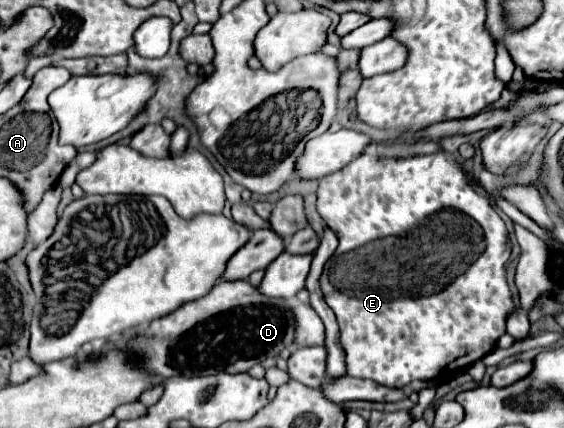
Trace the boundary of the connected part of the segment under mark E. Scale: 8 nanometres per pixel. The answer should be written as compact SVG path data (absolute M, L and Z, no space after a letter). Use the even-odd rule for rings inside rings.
M437 150L429 156L413 156L413 158L401 158L401 160L381 160L375 154L361 154L351 164L341 168L339 172L327 174L319 180L317 188L317 210L325 224L337 234L339 248L333 254L333 258L327 262L327 276L323 272L321 276L321 290L327 306L335 312L339 330L341 330L341 344L347 352L347 374L353 378L365 378L375 380L377 384L389 386L389 388L403 388L413 380L431 380L431 378L447 378L453 376L457 370L467 370L473 362L481 360L485 354L489 354L495 346L495 342L505 334L505 322L507 316L515 310L511 290L507 286L505 278L505 262L511 256L511 240L509 230L501 216L495 212L491 202L473 190L471 180L465 172L465 168L451 160L445 150ZM455 208L475 222L445 222L445 214L441 210Z

